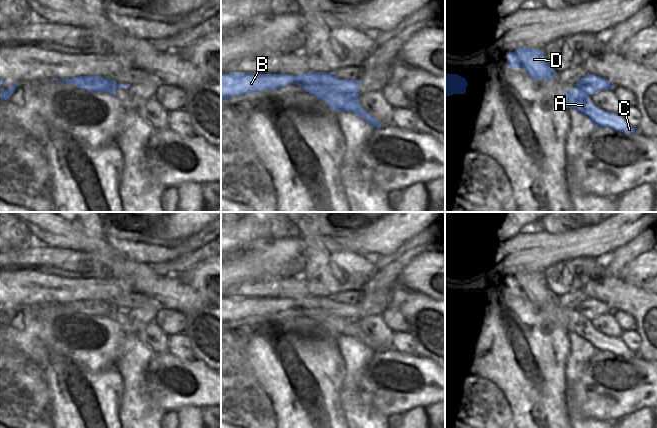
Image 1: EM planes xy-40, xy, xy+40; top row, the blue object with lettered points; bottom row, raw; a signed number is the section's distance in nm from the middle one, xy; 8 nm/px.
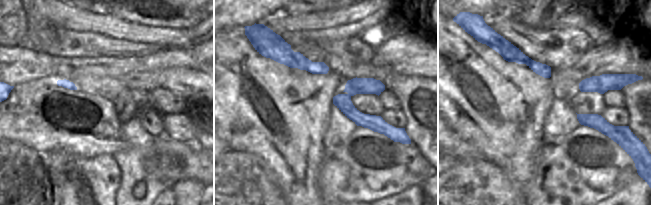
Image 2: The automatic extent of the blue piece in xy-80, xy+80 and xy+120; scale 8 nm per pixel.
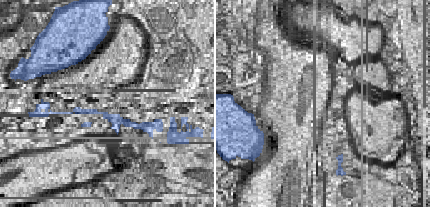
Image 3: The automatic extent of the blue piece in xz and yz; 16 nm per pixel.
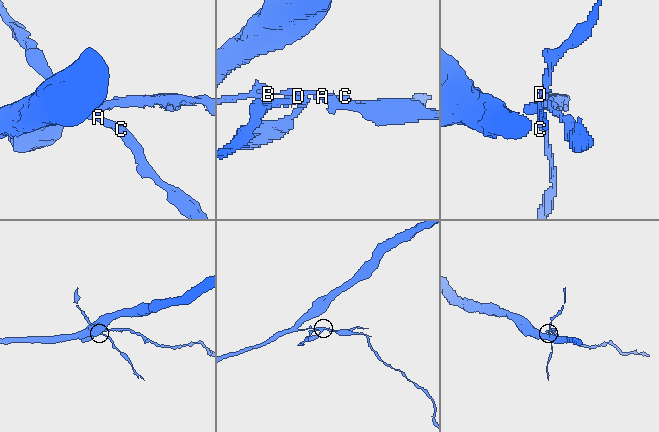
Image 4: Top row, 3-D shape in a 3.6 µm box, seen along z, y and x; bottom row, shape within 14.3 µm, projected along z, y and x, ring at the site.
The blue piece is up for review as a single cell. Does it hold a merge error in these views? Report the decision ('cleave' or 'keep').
cleave

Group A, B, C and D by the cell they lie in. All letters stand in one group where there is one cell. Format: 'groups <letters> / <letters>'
groups A C D / B

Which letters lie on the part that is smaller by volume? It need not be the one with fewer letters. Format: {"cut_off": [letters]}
{"cut_off": ["A", "C", "D"]}

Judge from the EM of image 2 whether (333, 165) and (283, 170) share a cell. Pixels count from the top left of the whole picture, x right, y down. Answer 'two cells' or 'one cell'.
two cells

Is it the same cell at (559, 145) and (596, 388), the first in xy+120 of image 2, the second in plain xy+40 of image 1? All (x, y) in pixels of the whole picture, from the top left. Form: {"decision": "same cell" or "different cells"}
{"decision": "same cell"}

